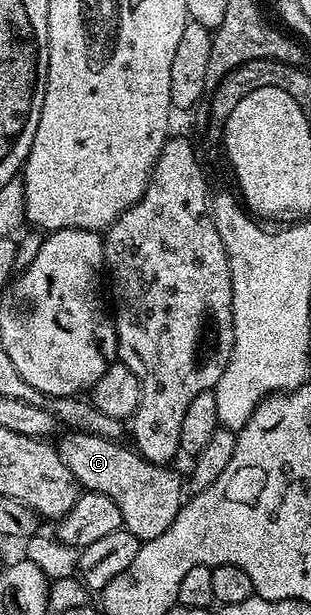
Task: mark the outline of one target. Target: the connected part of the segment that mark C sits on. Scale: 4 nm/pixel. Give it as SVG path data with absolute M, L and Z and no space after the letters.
M69 431L57 443L60 459L71 469L77 484L84 490L105 493L116 505L122 519L124 530L129 531L141 542L153 540L169 529L178 516L183 502L181 493L185 490L174 468L166 464L149 462L129 445L114 439L95 437L85 431Z

